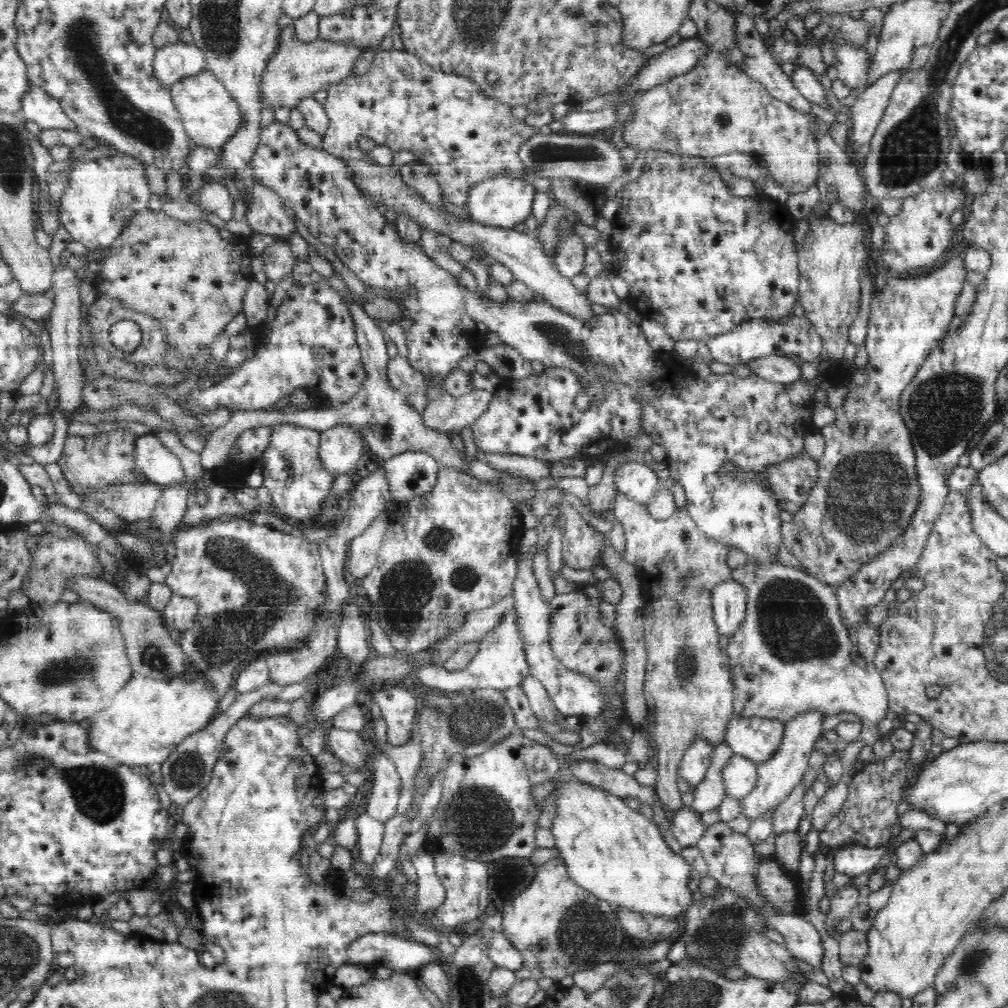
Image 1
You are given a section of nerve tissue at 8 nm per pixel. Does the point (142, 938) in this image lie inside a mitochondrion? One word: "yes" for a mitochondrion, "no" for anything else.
no

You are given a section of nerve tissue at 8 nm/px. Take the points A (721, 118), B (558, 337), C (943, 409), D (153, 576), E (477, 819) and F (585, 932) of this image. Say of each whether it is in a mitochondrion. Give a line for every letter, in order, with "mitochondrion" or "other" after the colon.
A: mitochondrion
B: mitochondrion
C: mitochondrion
D: other
E: mitochondrion
F: mitochondrion

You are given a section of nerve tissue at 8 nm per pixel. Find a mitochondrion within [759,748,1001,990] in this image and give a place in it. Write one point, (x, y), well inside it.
(972, 964)

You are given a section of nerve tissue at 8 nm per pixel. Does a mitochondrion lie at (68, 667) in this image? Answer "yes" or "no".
yes

